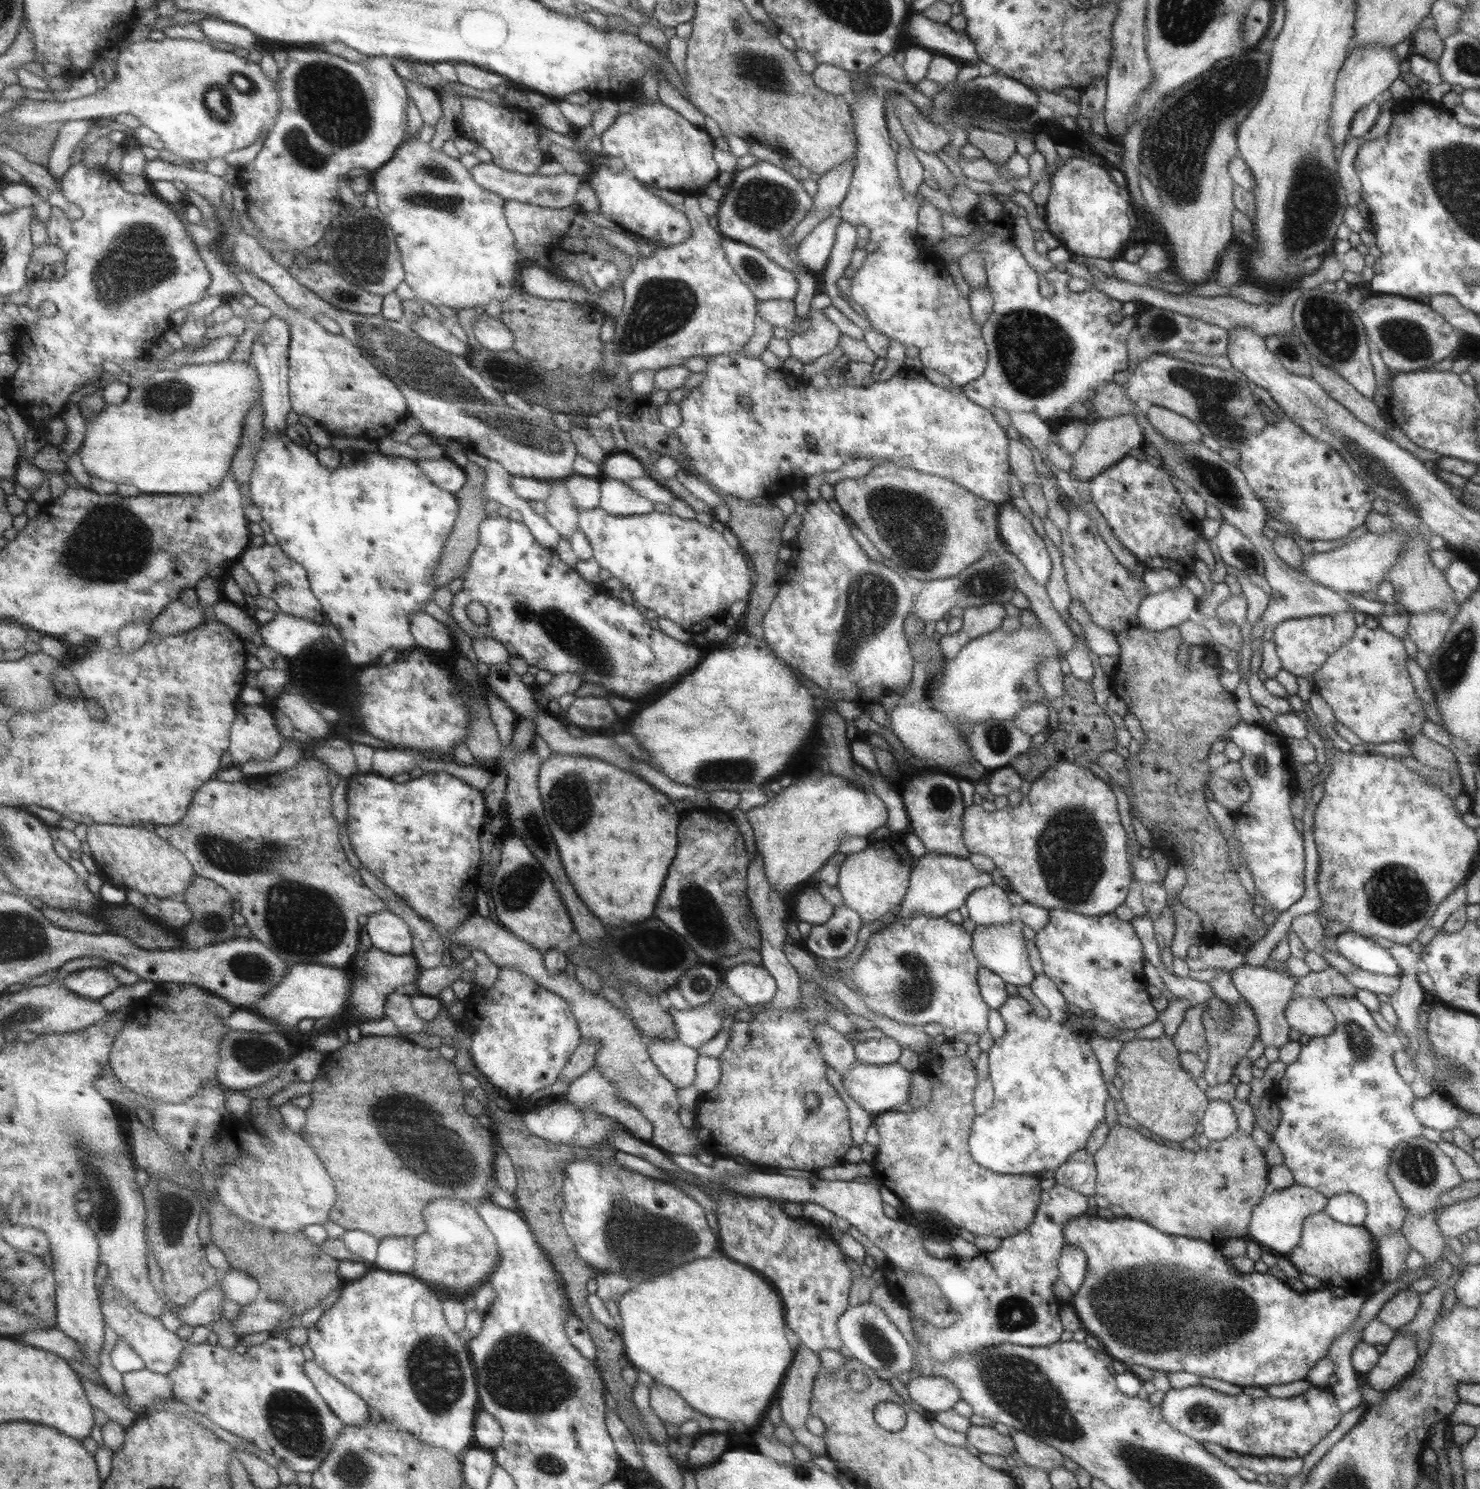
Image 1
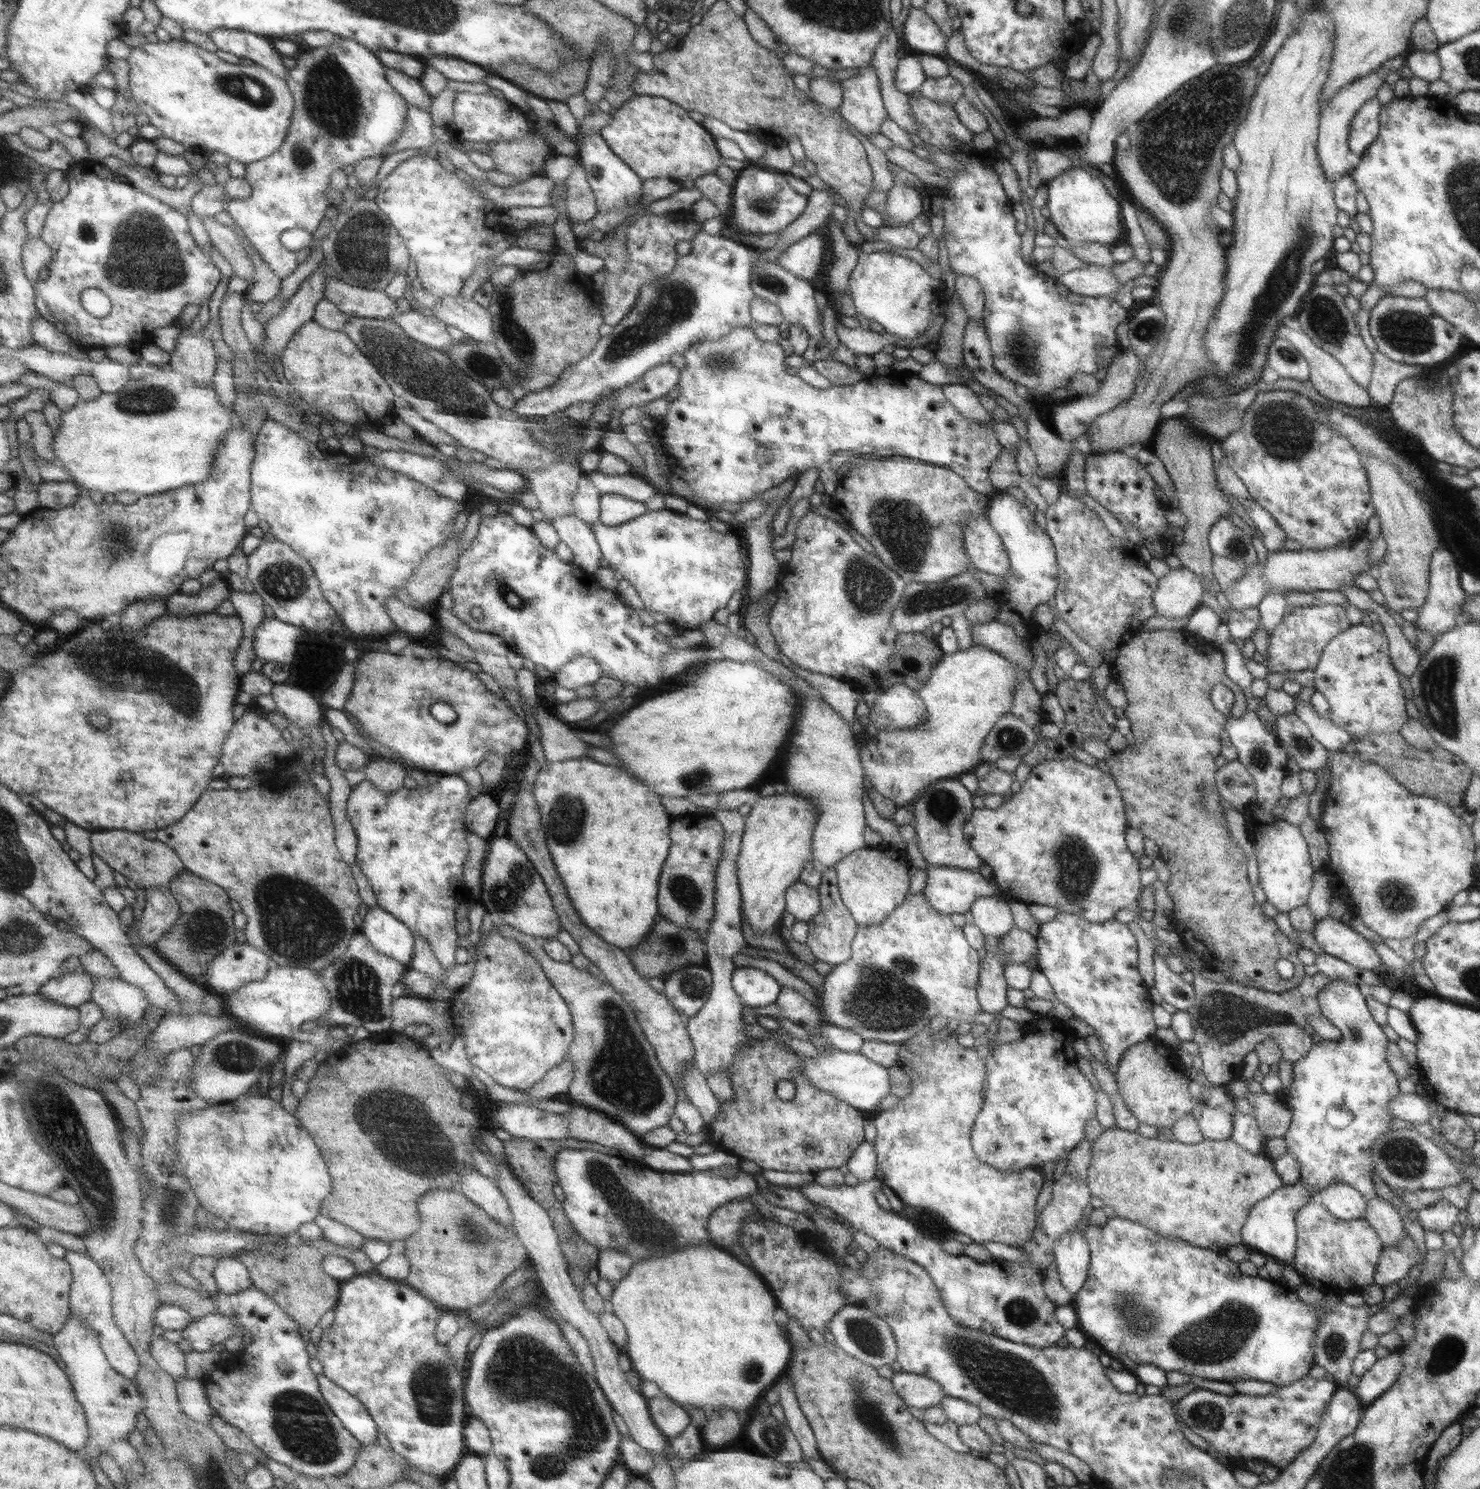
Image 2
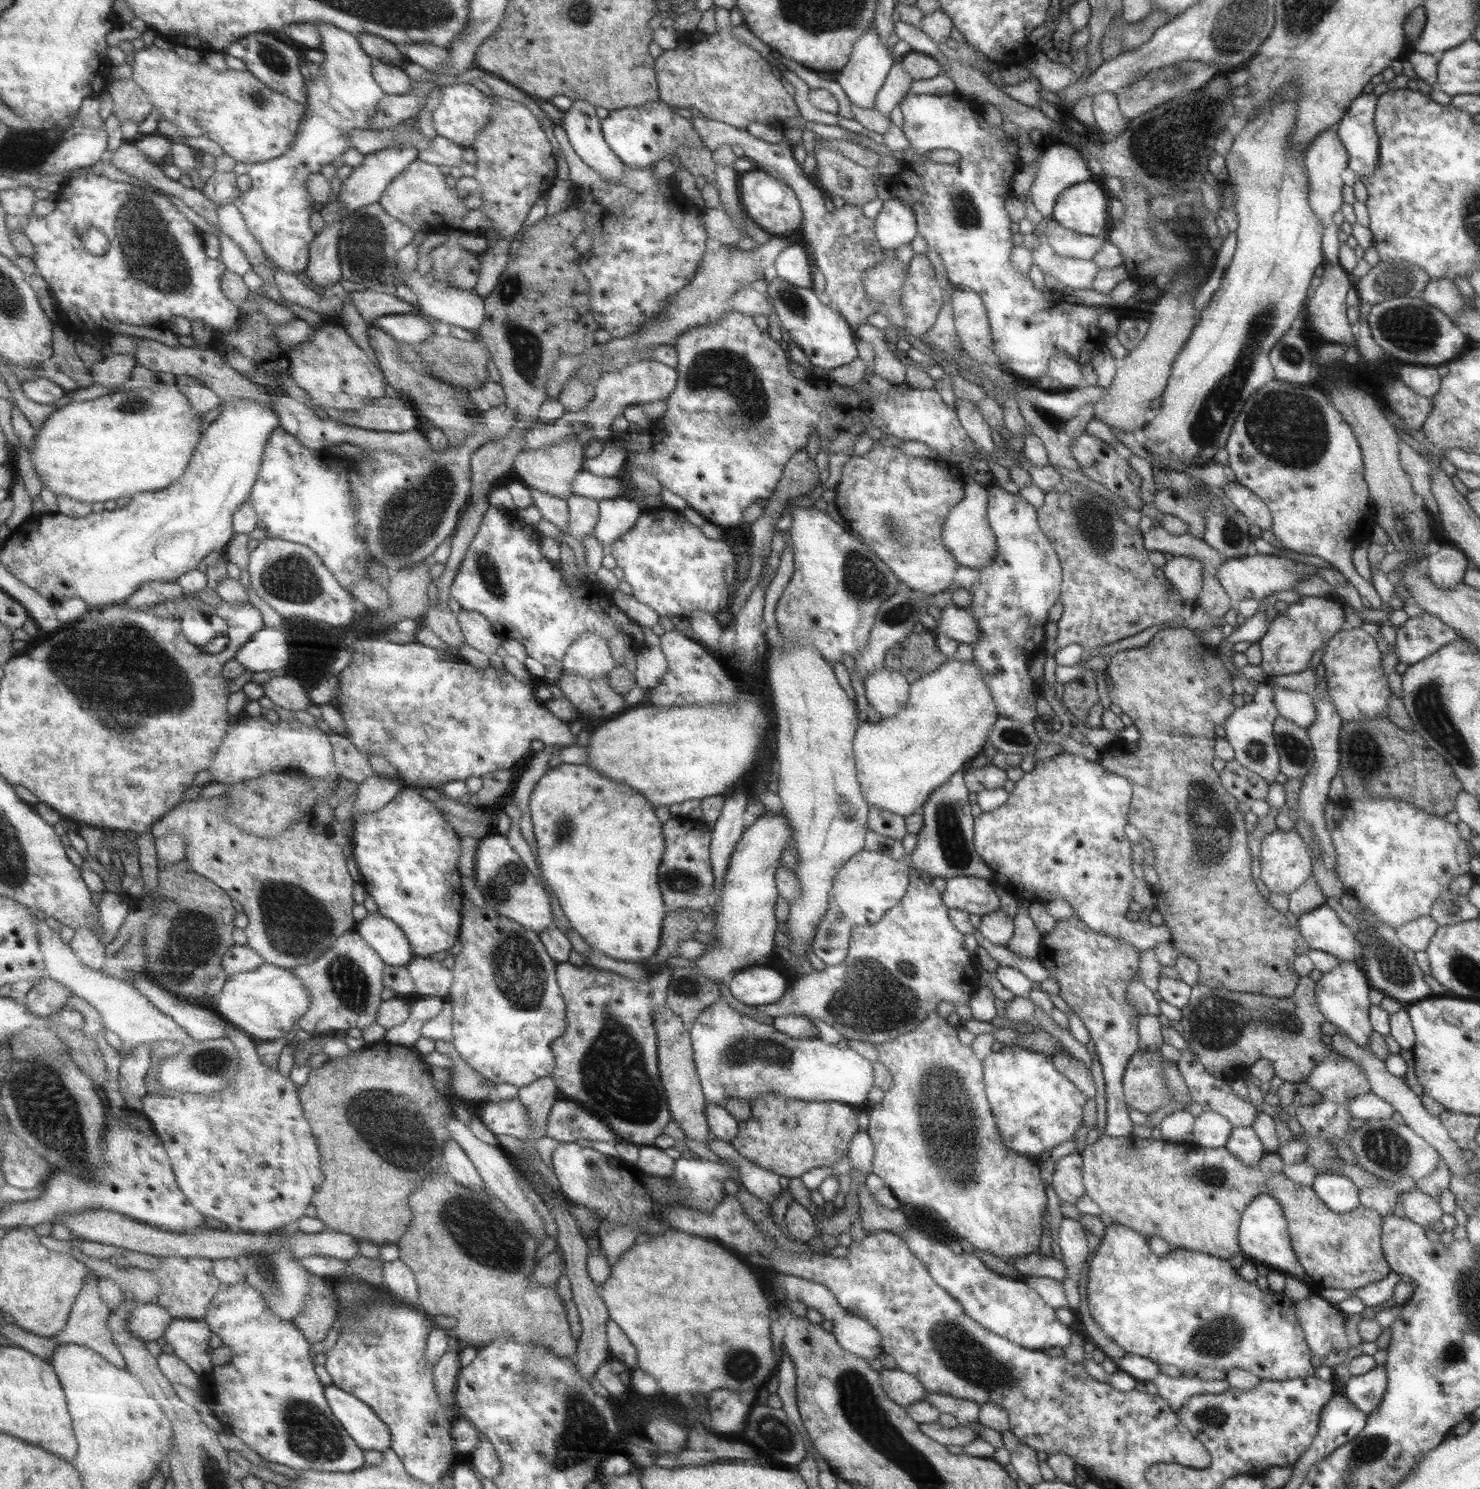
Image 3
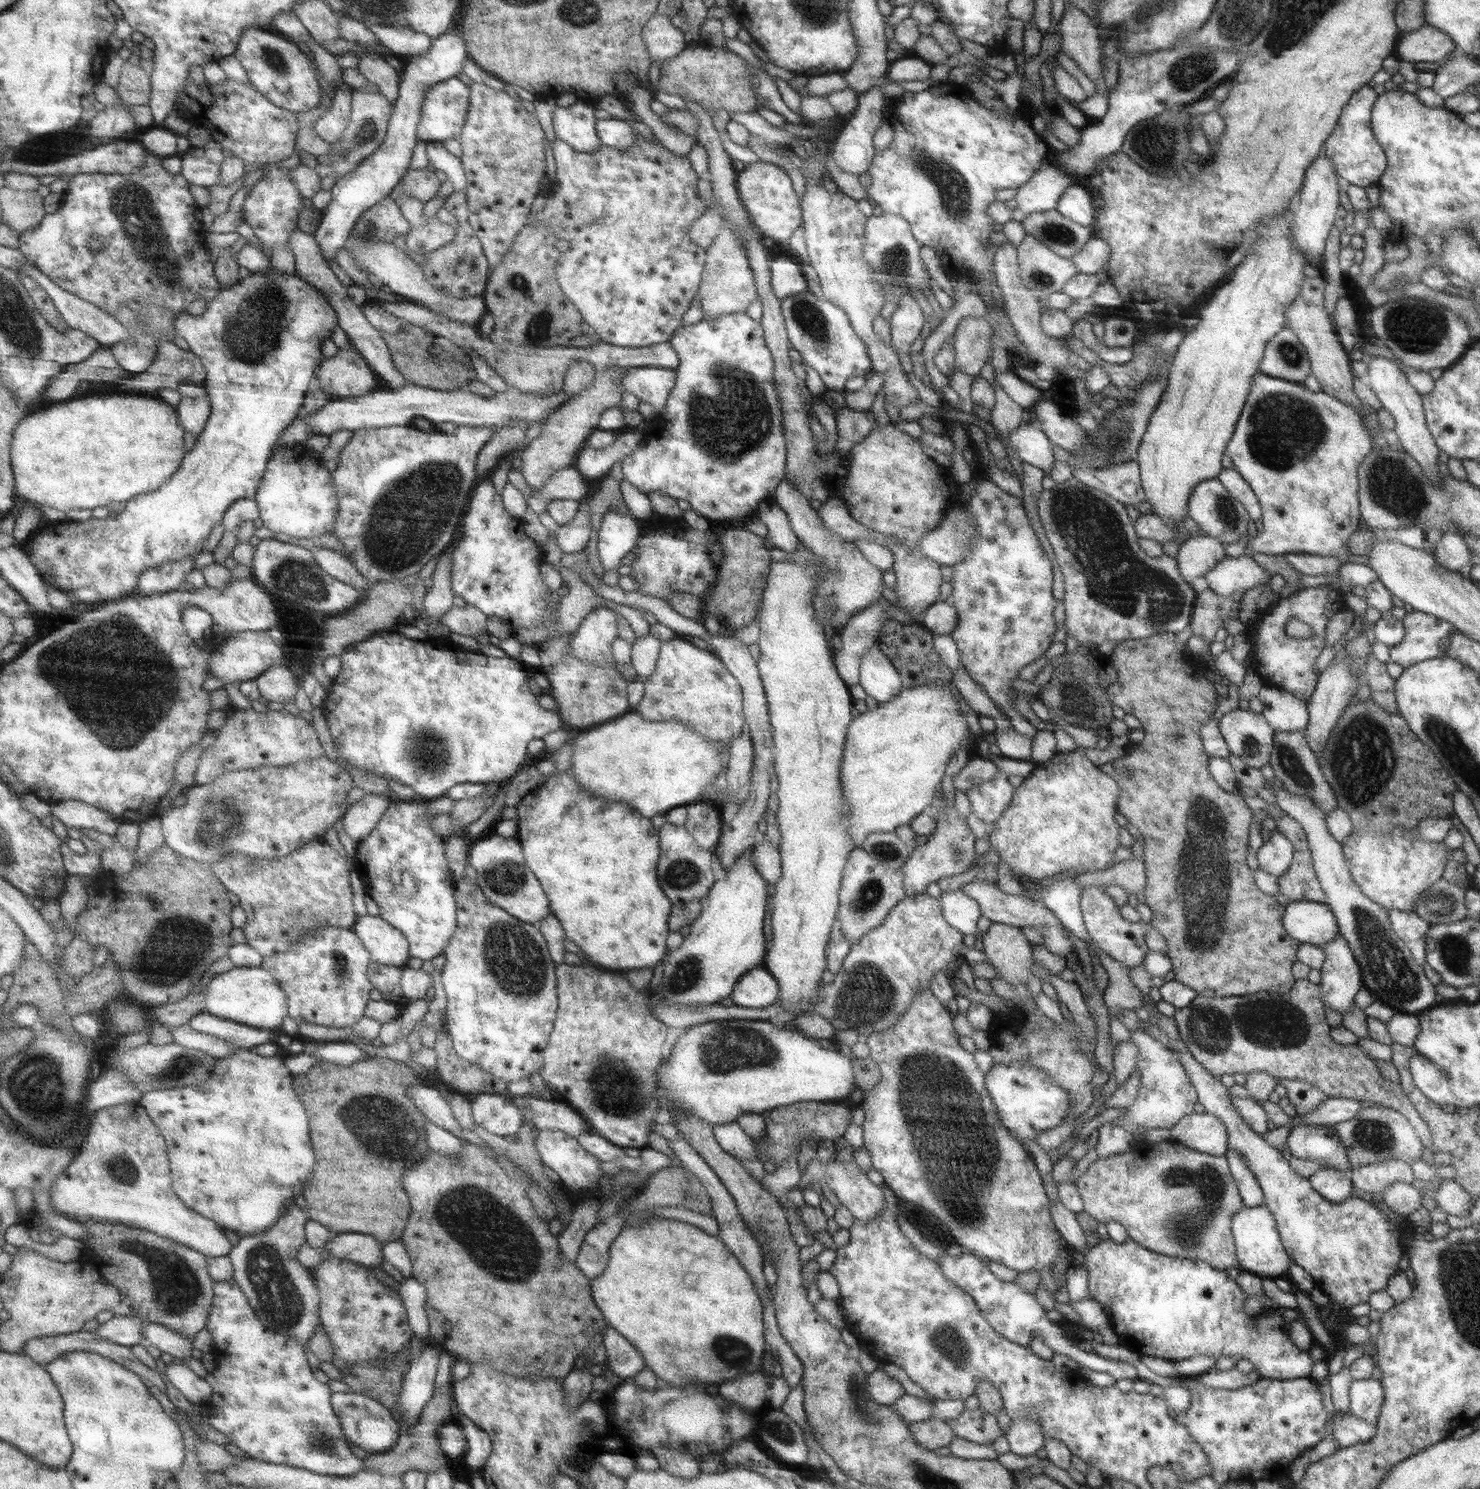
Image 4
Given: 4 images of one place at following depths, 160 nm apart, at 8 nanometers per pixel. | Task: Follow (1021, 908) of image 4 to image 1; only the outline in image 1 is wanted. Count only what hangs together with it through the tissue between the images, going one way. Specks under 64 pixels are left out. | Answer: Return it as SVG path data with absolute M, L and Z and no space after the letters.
M928 851L922 858L915 859L910 879L908 893L899 907L899 915L895 916L893 922L898 919L908 919L915 914L945 916L948 912L962 908L974 890L994 884L989 871L982 867L976 868L969 858L932 851Z

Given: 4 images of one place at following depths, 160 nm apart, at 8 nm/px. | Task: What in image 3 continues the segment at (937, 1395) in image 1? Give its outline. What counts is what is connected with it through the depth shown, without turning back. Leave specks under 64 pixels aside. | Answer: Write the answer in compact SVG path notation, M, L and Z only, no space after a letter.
M883 1369L880 1376L886 1396L902 1407L908 1407L927 1397L926 1388L922 1386L922 1382L916 1380L916 1376L910 1376L899 1369Z

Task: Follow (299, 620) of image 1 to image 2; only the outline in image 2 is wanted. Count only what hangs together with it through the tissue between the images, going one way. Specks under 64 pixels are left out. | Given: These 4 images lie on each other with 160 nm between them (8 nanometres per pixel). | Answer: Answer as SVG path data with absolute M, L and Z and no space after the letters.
M281 618L267 619L258 629L255 643L258 658L265 662L292 664L300 650L300 636L306 629Z

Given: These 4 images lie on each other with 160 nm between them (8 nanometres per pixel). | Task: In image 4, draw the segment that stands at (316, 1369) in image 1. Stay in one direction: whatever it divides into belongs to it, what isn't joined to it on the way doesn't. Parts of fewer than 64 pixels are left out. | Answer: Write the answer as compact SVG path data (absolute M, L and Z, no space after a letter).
M335 1392L333 1404L347 1432L347 1437L368 1453L385 1453L391 1451L401 1439L404 1428L396 1419L394 1411L382 1402L376 1401L367 1394L357 1392Z

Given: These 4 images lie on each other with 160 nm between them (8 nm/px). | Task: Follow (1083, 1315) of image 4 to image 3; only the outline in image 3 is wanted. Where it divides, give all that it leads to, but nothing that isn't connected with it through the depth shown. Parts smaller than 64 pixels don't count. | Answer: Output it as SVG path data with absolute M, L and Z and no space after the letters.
M1064 1217L1060 1223L1058 1244L1062 1252L1062 1262L1067 1268L1063 1287L1070 1308L1076 1312L1082 1302L1080 1298L1079 1282L1081 1270L1088 1258L1090 1249L1089 1242L1079 1220Z

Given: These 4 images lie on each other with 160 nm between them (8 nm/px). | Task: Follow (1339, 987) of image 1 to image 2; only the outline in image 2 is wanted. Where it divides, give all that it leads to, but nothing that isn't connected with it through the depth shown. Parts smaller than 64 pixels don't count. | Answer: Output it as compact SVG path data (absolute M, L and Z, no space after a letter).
M1318 971L1306 975L1292 990L1276 994L1238 982L1216 983L1202 974L1195 975L1196 1003L1187 1011L1194 1017L1195 1035L1192 1041L1200 1048L1203 1073L1207 1079L1214 1085L1226 1085L1234 1080L1234 1066L1243 1064L1248 1052L1266 1039L1274 1039L1280 1045L1283 1060L1294 1064L1304 1058L1314 1045L1312 1034L1304 1030L1304 1018L1321 1014L1318 994L1330 981L1329 976Z

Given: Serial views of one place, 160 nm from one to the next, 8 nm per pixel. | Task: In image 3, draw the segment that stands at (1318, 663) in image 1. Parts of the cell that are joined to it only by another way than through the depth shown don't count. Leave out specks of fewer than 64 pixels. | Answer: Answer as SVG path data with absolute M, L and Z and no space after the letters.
M1306 596L1289 605L1284 612L1273 618L1269 630L1259 640L1263 654L1262 669L1268 676L1278 676L1299 673L1310 668L1314 652L1343 629L1344 621L1343 606L1326 597Z

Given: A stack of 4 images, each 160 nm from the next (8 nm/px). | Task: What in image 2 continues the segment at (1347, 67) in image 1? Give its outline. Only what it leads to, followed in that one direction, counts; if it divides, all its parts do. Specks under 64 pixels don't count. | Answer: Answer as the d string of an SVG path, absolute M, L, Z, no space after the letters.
M1380 68L1371 70L1363 77L1354 79L1352 82L1342 86L1321 108L1317 147L1326 178L1328 178L1328 182L1331 185L1333 185L1336 176L1344 176L1344 174L1350 174L1352 172L1350 163L1346 159L1348 152L1351 151L1349 147L1349 132L1352 119L1366 100L1376 97L1378 90L1384 86L1386 76L1380 74Z

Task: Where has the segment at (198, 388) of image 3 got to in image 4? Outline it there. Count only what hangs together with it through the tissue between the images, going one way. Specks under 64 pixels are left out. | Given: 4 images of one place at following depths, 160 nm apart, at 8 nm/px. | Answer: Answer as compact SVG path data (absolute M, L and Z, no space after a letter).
M208 394L202 398L186 396L178 406L180 418L187 432L194 432L200 436L206 432L208 422L213 414L213 404Z

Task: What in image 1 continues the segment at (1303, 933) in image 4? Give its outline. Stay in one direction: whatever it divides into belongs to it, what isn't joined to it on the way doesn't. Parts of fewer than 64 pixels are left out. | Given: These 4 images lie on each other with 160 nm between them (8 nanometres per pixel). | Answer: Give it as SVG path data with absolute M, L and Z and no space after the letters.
M1344 932L1336 937L1338 954L1345 956L1357 968L1386 976L1402 974L1392 953L1367 937L1352 932Z

